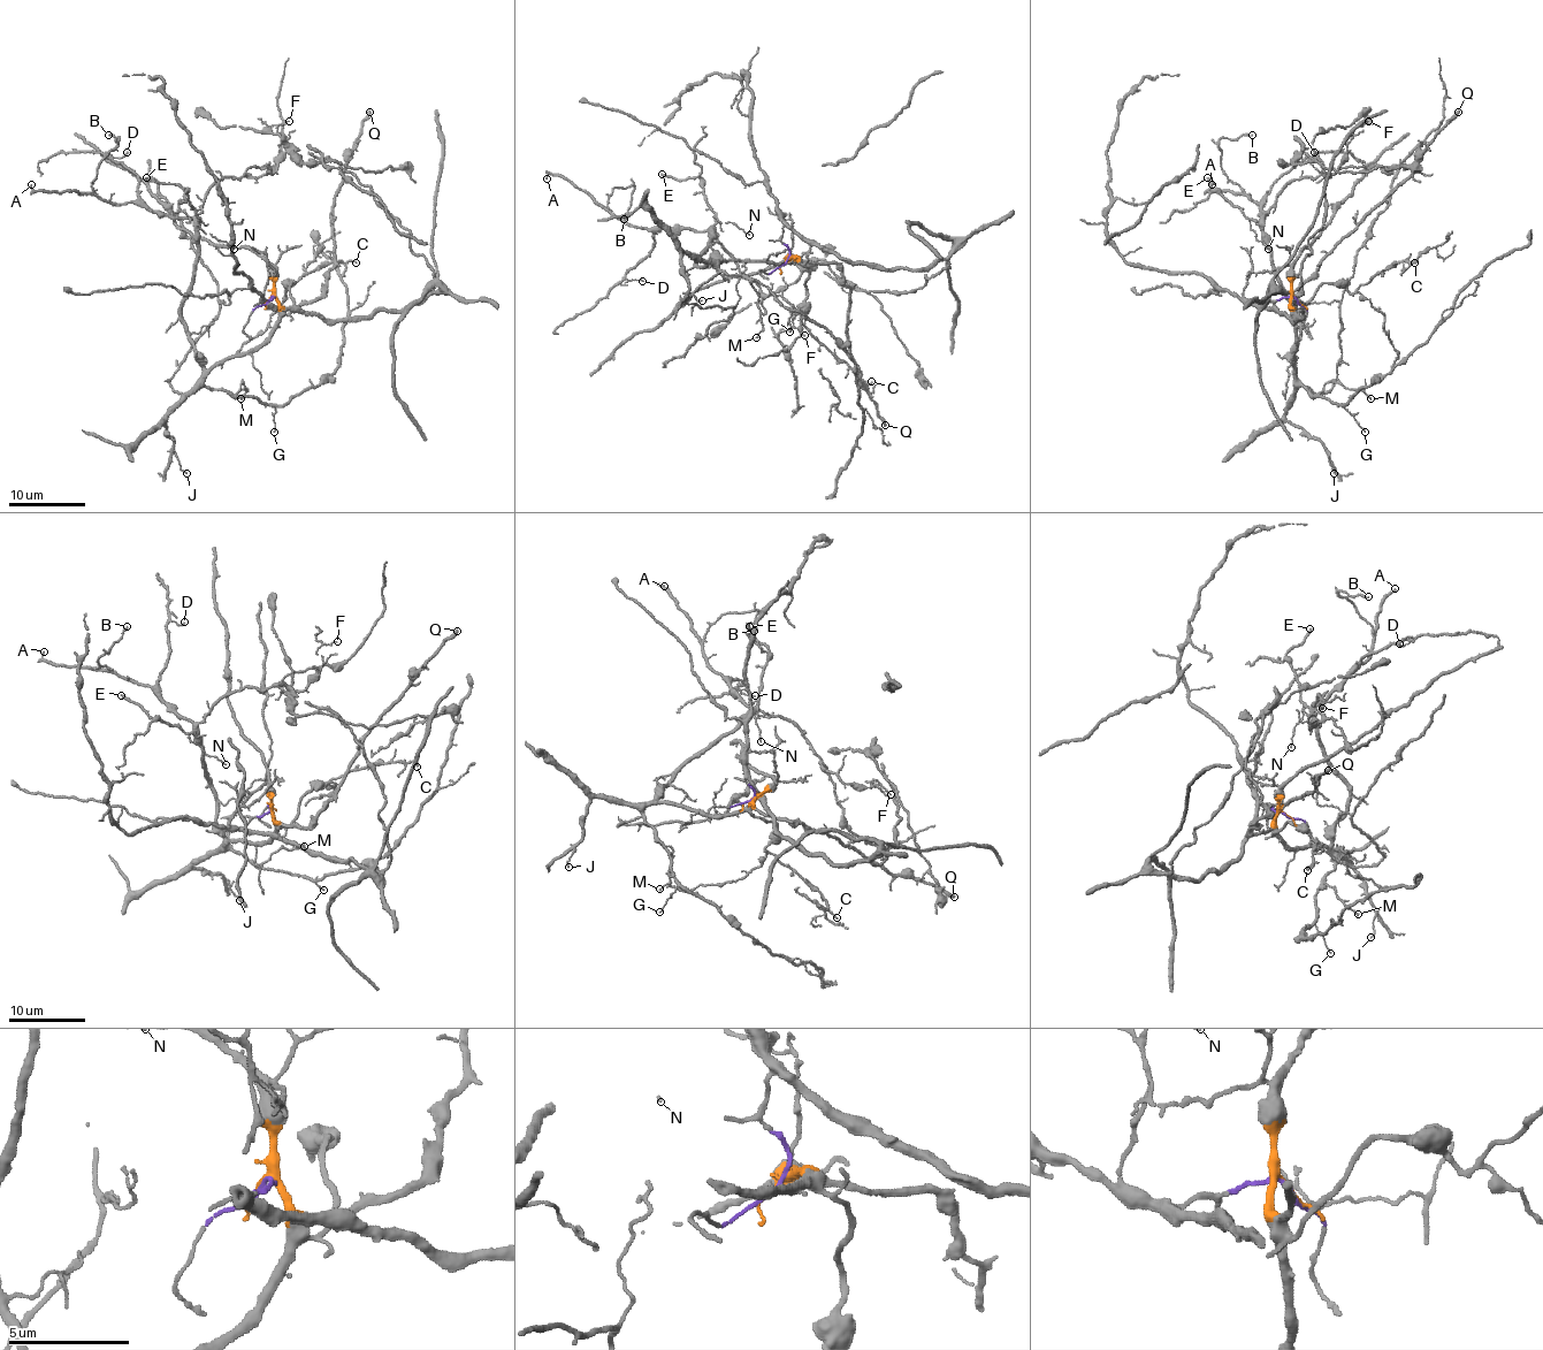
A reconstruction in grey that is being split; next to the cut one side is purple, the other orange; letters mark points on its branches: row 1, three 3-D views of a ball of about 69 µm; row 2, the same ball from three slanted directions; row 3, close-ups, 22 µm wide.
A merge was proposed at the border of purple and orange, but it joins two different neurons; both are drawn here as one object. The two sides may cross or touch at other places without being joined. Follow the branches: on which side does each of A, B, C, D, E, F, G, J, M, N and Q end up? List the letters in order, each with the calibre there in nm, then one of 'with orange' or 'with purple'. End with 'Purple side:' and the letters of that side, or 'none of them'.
A: calibre 110 nm; with orange
B: calibre 130 nm; with orange
C: calibre 110 nm; with orange
D: calibre 110 nm; with orange
E: calibre 220 nm; with orange
F: calibre 120 nm; with orange
G: calibre 110 nm; with orange
J: calibre 120 nm; with orange
M: calibre 120 nm; with orange
N: calibre 110 nm; with orange
Q: calibre 320 nm; with orange
Purple side: none of them

